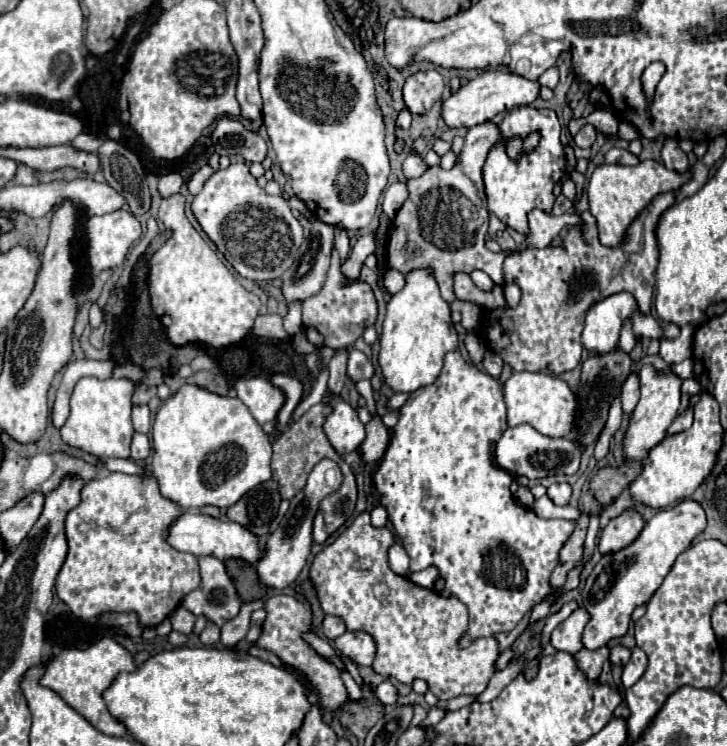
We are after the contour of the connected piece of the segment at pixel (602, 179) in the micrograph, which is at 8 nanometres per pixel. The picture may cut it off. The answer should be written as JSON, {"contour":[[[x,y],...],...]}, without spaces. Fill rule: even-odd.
{"contour":[[[640,161],[636,167],[606,165],[606,163],[598,165],[588,183],[588,201],[590,201],[590,211],[598,221],[602,245],[608,245],[608,247],[620,245],[620,241],[624,241],[624,229],[632,225],[632,221],[644,211],[644,207],[654,197],[668,191],[676,191],[690,179],[692,179],[690,169],[684,173],[668,171],[662,163],[656,163],[656,161]]]}

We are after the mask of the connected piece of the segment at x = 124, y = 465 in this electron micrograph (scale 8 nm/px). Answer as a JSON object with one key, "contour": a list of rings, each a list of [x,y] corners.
{"contour":[[[106,459],[104,465],[110,472],[142,473],[142,469],[137,469],[139,467],[135,467],[135,462],[129,459]]]}

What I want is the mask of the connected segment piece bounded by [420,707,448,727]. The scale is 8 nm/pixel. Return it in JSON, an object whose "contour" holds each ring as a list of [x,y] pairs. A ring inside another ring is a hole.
{"contour":[[[434,707],[434,709],[430,709],[430,713],[428,713],[428,717],[420,723],[422,727],[436,727],[442,719],[444,719],[444,715],[446,715],[448,711],[446,709],[440,709],[440,707]]]}

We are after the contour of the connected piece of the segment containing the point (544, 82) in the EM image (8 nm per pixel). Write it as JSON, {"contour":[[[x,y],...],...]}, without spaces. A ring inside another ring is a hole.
{"contour":[[[556,67],[546,70],[538,79],[541,86],[550,87],[554,89],[556,83],[559,82],[559,70]]]}

